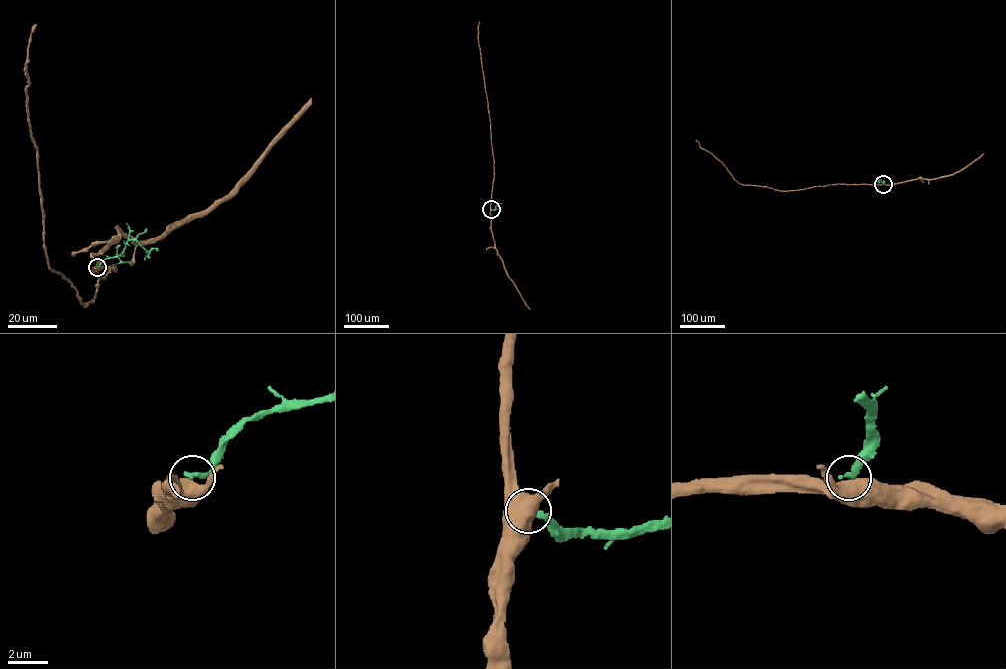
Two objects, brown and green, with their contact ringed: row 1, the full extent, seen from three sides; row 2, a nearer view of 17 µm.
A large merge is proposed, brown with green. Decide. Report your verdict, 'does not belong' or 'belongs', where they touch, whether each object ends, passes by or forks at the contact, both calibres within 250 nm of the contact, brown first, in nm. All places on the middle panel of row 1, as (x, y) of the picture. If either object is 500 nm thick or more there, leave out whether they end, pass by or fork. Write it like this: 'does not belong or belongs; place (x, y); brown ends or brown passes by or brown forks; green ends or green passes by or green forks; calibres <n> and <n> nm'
does not belong; place (491, 209); calibres 550 and 360 nm

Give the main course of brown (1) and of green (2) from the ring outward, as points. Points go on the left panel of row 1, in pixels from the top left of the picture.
1: (97, 267), (115, 269), (83, 303), (46, 253), (27, 109), (34, 24)
2: (97, 266), (104, 260), (119, 255), (129, 240), (136, 241), (147, 251), (156, 250)

